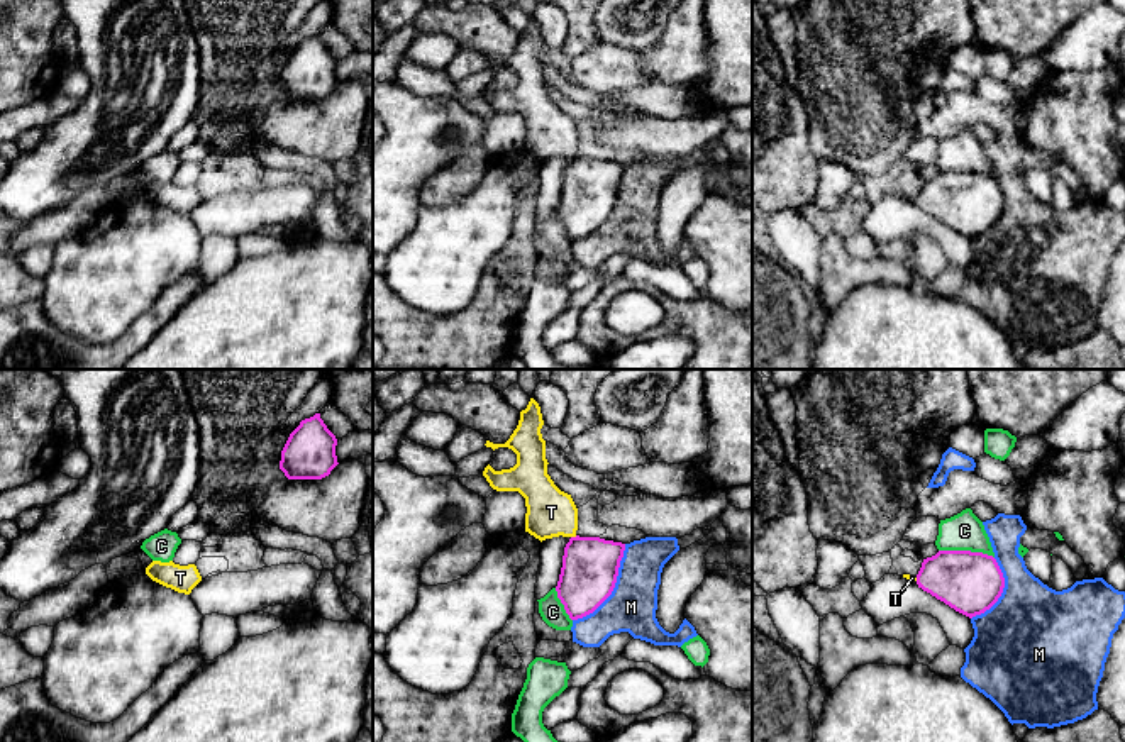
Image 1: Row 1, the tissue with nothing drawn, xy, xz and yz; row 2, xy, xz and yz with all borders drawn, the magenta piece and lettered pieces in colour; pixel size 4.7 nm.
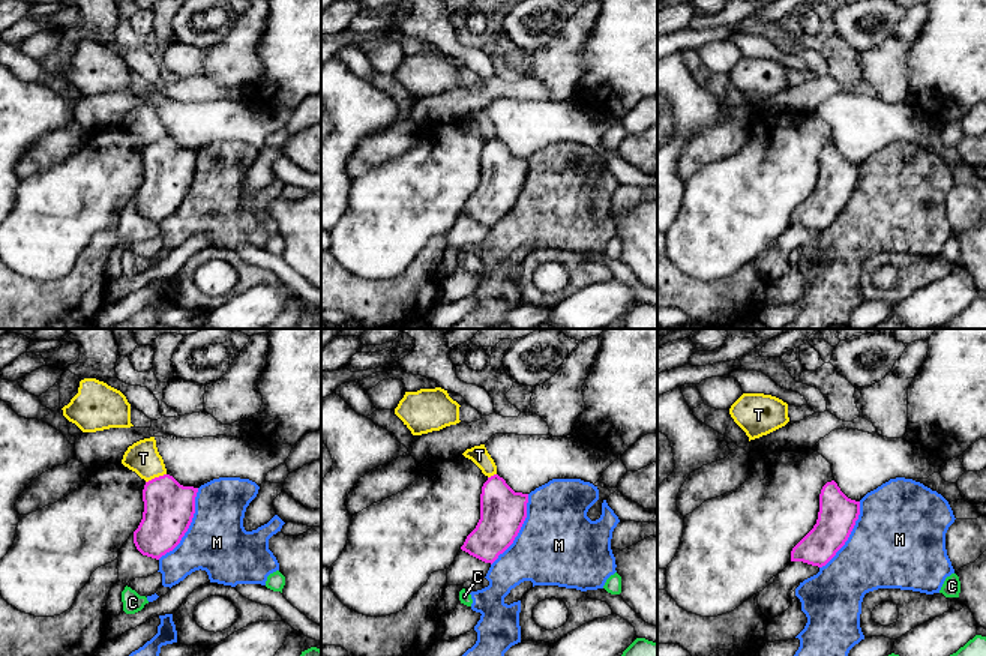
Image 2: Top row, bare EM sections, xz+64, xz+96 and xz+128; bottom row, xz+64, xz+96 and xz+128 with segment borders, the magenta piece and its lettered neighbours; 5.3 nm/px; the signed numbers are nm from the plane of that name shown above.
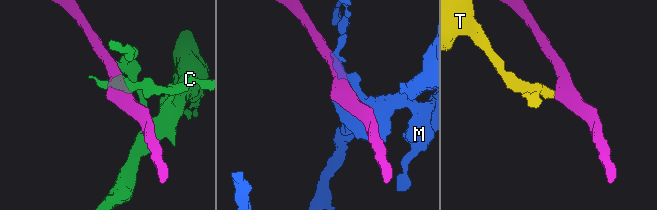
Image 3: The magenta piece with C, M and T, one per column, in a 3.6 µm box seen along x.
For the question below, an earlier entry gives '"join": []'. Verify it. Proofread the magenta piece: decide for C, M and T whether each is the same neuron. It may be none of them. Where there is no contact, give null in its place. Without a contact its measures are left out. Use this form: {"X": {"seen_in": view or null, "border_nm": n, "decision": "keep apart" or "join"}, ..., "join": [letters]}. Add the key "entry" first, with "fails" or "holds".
{"entry": "holds", "C": {"seen_in": "yz", "border_nm": 260, "decision": "keep apart"}, "M": {"seen_in": "xz", "border_nm": 440, "decision": "keep apart"}, "T": {"seen_in": "xz", "border_nm": 30, "decision": "keep apart"}, "join": []}

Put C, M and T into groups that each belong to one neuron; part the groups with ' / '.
C / M / T

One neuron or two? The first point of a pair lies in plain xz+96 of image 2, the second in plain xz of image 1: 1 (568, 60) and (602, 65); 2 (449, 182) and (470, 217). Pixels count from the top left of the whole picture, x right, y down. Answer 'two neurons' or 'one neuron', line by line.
1: two neurons
2: one neuron

